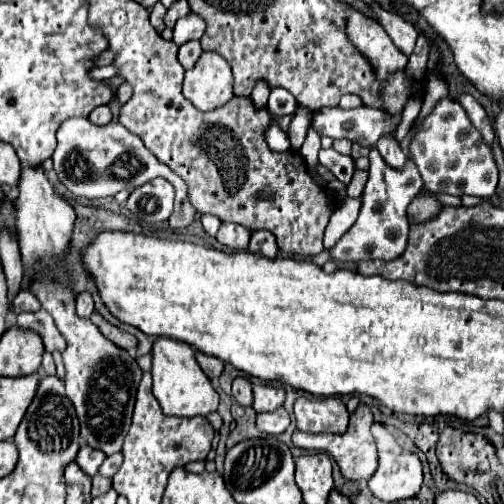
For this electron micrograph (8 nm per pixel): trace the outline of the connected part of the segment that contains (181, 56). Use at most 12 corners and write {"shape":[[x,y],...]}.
{"shape":[[188,41],[178,51],[184,69],[192,69],[202,55],[200,41]]}

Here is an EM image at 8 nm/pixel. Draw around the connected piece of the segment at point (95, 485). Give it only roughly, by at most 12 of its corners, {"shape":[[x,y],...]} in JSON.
{"shape":[[96,475],[92,479],[92,497],[112,489],[112,479]]}

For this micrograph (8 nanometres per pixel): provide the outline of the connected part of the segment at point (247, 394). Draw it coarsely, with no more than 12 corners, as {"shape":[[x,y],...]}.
{"shape":[[244,377],[232,383],[232,397],[240,405],[252,403],[252,383]]}

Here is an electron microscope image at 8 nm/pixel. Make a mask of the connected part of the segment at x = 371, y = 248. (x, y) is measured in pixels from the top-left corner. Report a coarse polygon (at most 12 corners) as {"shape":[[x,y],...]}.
{"shape":[[376,149],[338,261],[392,261],[408,245],[420,175]]}

